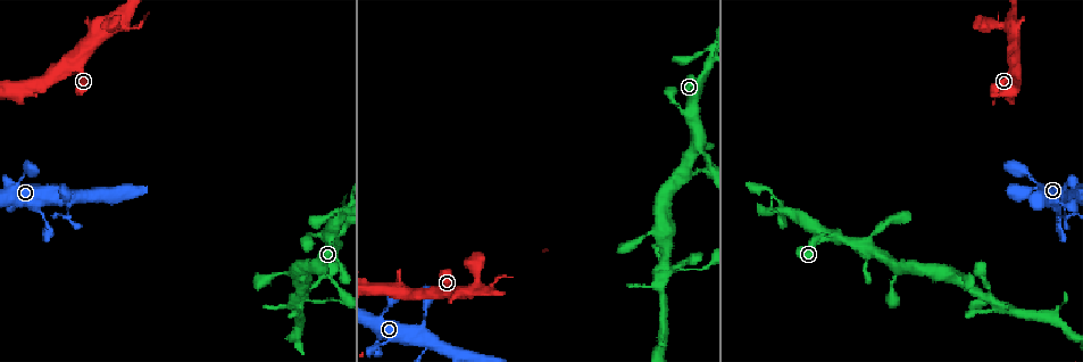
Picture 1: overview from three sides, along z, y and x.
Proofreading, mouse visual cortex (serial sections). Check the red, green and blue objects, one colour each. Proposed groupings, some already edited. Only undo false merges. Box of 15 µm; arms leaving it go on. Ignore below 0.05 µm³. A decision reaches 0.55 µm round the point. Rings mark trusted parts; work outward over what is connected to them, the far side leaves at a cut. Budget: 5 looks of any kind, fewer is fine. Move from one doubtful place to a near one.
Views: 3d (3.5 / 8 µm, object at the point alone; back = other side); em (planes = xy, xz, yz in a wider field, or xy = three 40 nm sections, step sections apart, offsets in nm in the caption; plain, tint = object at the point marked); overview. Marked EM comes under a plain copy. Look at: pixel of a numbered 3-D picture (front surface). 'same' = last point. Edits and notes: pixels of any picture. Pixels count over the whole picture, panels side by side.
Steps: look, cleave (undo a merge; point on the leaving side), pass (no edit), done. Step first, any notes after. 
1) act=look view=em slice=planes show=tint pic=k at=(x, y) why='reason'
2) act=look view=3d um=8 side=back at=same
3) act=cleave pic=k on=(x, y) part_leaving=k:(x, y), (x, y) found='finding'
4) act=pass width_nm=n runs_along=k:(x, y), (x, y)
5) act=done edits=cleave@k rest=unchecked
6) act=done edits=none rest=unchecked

act=look view=3d um=8 side=back pic=1 at=(67, 211) why='sharp bend'

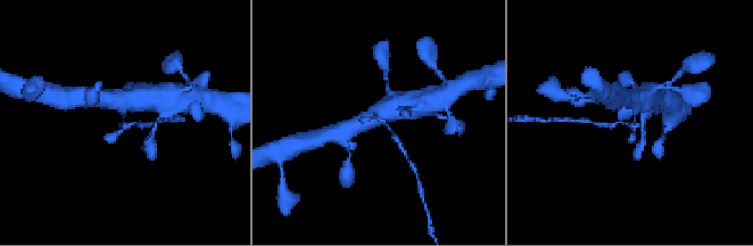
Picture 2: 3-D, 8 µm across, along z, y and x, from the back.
act=look view=3d um=3.5 pic=2 at=(377, 116)

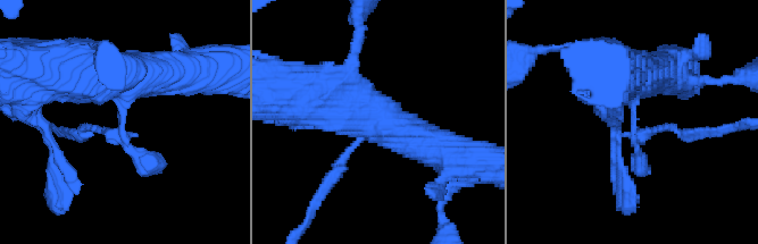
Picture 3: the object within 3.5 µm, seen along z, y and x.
act=look view=em slice=xy step=2 show=tint pic=3 at=(632, 121)

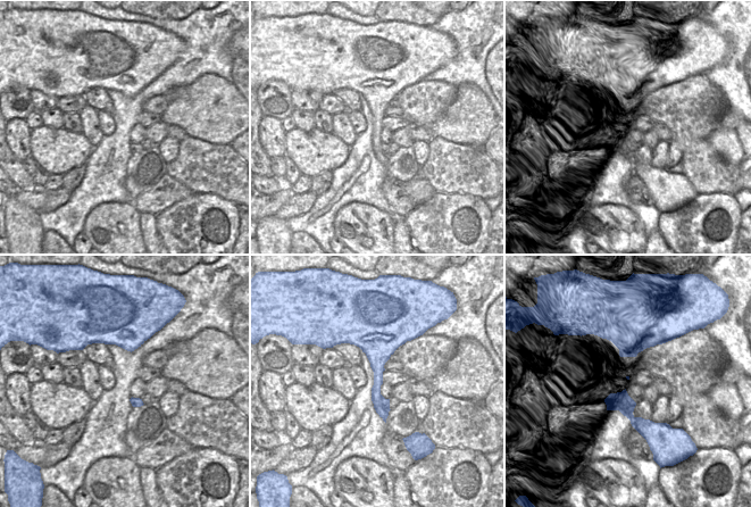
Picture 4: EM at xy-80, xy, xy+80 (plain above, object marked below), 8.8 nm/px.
act=cleave pic=3 on=(343, 159) width_nm=200 part_leaving=3:(115, 133), (69, 129) found='two cells meet here'

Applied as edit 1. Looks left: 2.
act=look view=3d um=3.5 pic=1 at=(300, 298) why='small branch off a trunk'

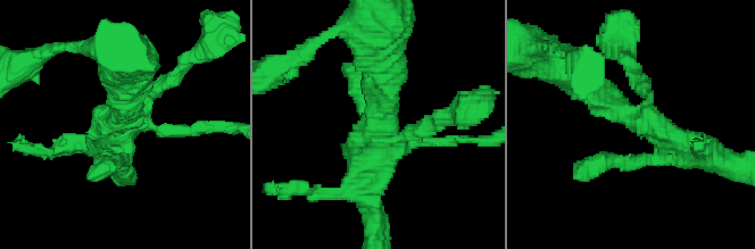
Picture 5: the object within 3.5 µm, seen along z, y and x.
act=look view=em slice=xy step=1 show=tint pic=5 at=(636, 116) arms=4 arm_widths_nm=150,200,350,400 why='shape alone is not enough'

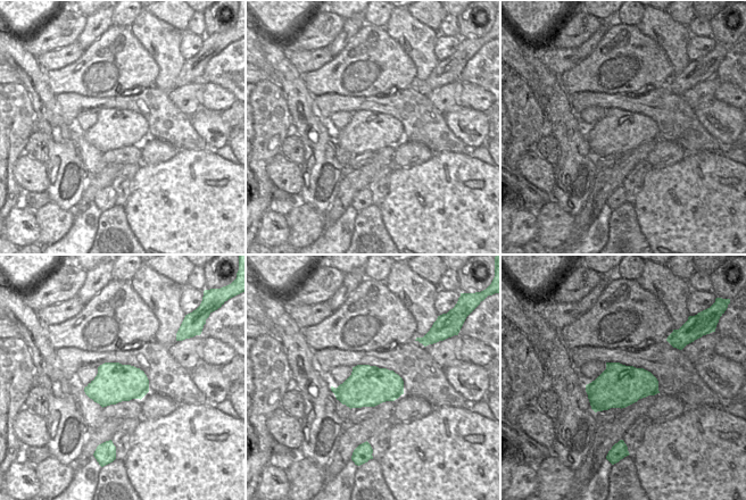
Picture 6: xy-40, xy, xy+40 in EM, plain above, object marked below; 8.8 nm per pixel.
act=pass runs_along=5:(578, 81), (679, 148), (699, 151) found='one cell here'

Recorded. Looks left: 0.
act=done edits=cleave@3 rest=unchecked

